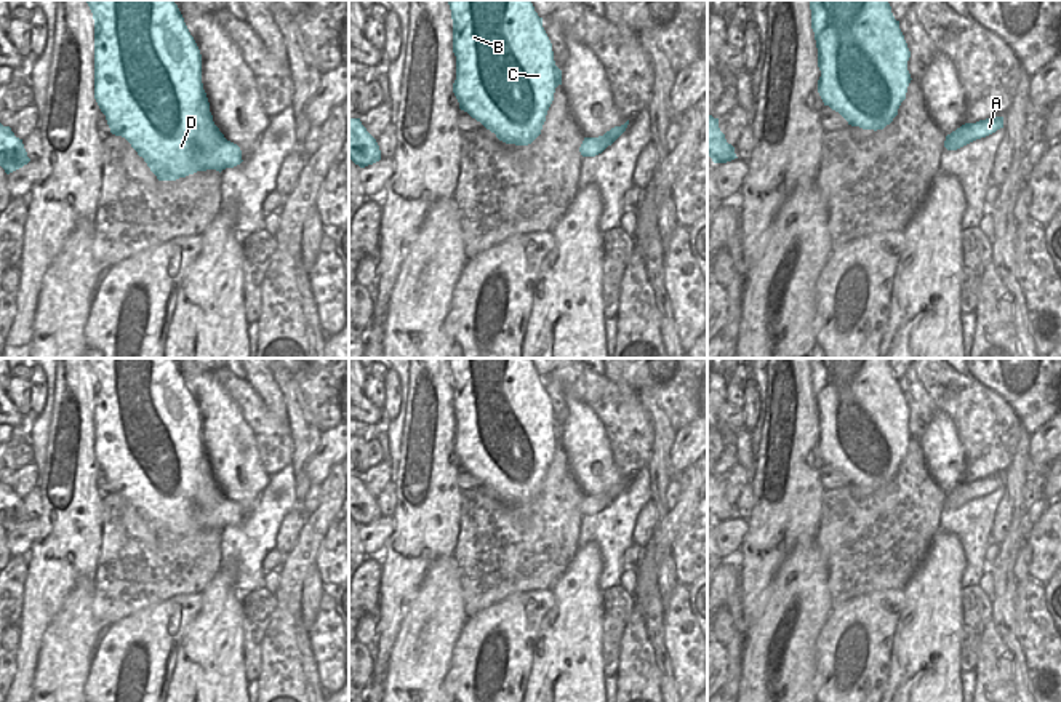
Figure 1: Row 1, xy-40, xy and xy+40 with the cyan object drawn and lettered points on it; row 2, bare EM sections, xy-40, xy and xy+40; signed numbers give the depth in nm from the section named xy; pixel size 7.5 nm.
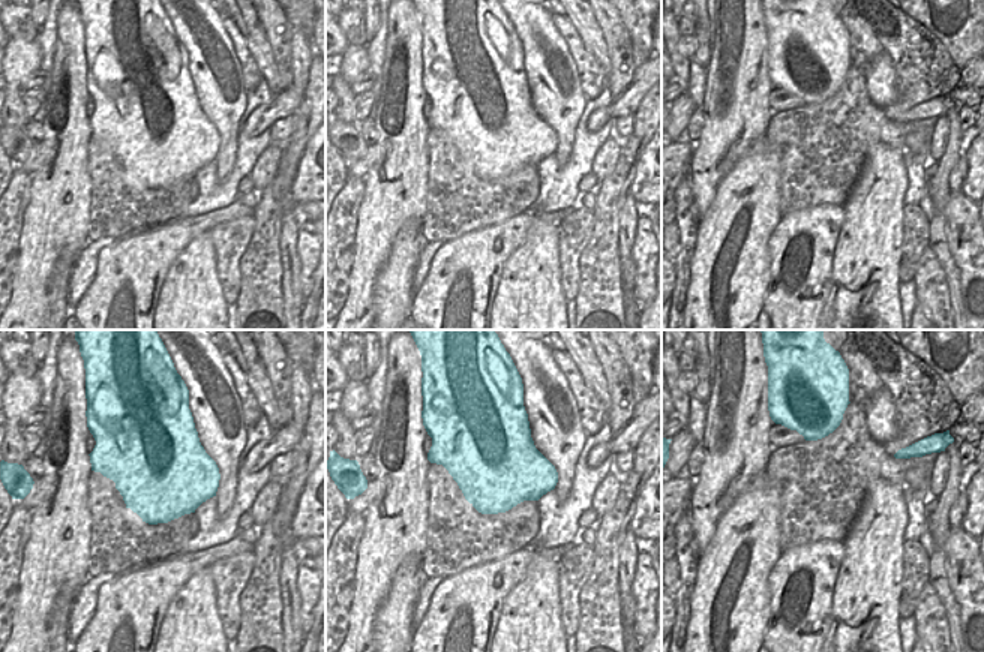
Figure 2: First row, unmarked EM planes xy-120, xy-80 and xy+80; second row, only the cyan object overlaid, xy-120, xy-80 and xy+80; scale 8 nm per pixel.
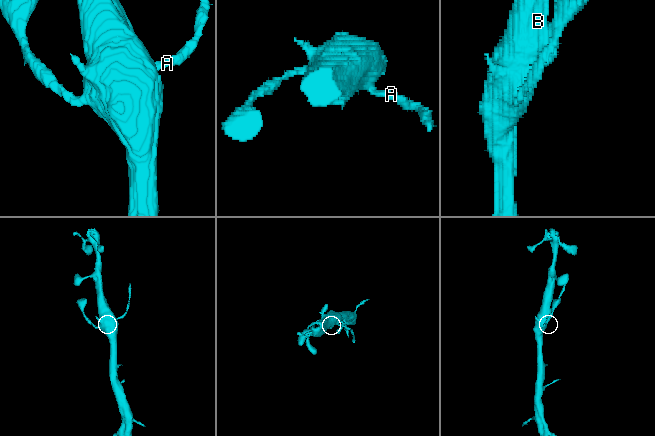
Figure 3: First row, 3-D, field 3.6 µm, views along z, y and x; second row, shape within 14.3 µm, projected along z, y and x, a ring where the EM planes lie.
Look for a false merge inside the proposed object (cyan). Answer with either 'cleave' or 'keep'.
cleave

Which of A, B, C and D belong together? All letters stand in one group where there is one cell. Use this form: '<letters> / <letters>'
A / B C D

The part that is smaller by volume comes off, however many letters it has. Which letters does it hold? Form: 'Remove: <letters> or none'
Remove: A

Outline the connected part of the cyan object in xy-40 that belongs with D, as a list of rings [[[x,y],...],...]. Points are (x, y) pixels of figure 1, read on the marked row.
[[[85,0],[94,19],[94,99],[110,133],[125,138],[158,181],[234,168],[242,150],[213,122],[202,83],[202,54],[174,0]]]

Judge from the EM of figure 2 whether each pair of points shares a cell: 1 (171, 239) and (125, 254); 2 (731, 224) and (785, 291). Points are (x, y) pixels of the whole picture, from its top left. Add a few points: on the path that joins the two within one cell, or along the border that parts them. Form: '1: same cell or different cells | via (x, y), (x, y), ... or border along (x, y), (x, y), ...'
1: same cell | via (159, 249), (149, 254), (137, 254)
2: different cells | border along (770, 236), (768, 290), (762, 306)

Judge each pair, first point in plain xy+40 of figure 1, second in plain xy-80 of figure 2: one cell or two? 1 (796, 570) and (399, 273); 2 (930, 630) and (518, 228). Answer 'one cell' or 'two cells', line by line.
1: one cell
2: two cells

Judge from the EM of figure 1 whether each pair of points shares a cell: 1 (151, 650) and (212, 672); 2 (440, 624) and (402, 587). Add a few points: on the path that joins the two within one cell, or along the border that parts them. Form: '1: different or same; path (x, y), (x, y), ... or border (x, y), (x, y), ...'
1: different; border (192, 624), (178, 650), (175, 672), (168, 685)
2: different; border (432, 565), (408, 606), (399, 632)

